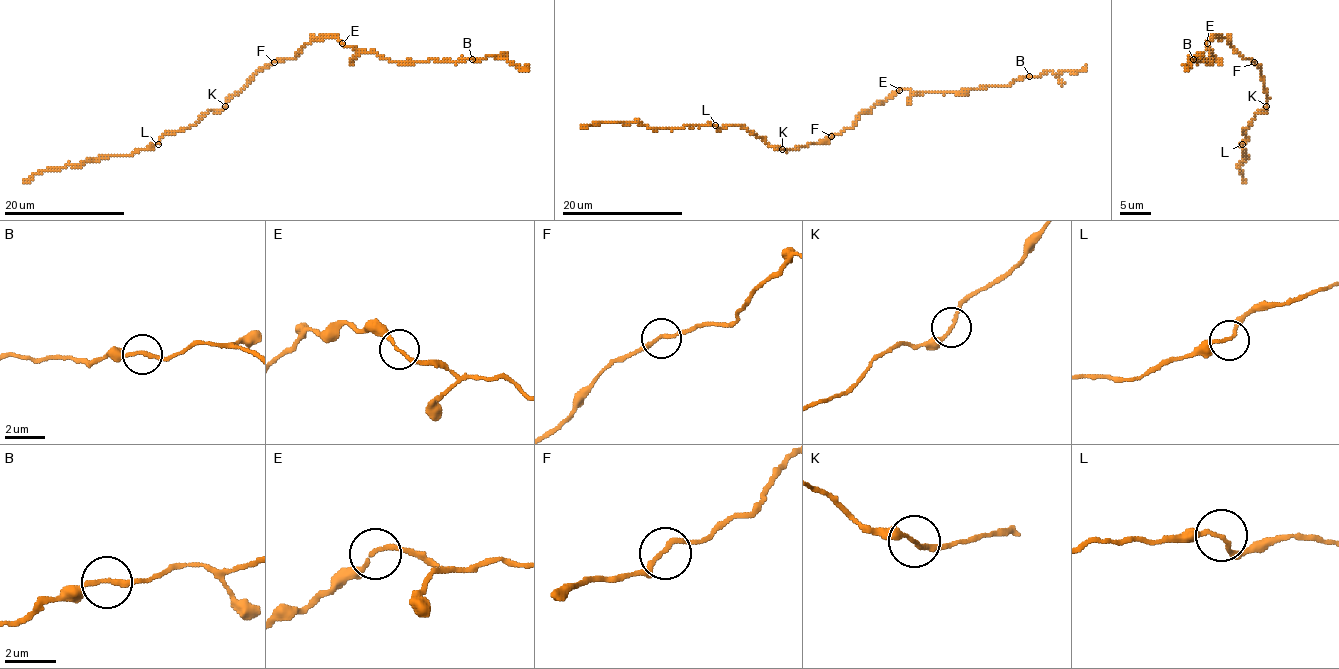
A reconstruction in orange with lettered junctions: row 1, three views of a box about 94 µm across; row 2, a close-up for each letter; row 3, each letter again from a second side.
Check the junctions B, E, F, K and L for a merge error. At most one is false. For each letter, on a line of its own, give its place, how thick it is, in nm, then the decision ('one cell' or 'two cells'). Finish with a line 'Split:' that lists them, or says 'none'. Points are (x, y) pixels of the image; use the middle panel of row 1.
B: place (1029, 76); calibre 190 nm; one cell
E: place (899, 90); calibre 150 nm; one cell
F: place (831, 136); calibre 190 nm; one cell
K: place (782, 149); calibre 160 nm; one cell
L: place (715, 125); calibre 140 nm; one cell
Split: none

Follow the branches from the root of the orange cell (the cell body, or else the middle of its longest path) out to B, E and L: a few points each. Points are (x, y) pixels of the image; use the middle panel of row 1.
B: (831, 135), (851, 127), (863, 112), (901, 88), (966, 93), (1029, 76)
E: (831, 135), (851, 127), (863, 112), (886, 102), (899, 90)
L: (831, 135), (825, 141), (783, 150), (769, 146), (740, 126), (718, 129), (715, 124)

